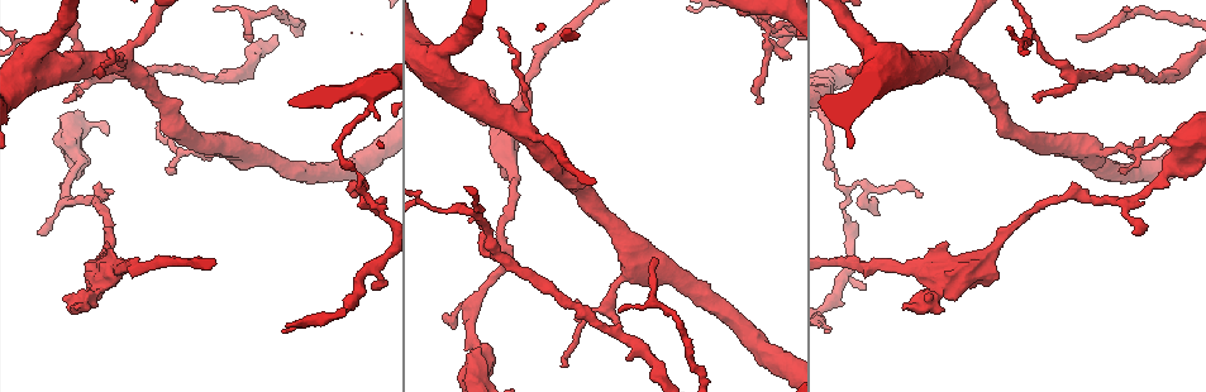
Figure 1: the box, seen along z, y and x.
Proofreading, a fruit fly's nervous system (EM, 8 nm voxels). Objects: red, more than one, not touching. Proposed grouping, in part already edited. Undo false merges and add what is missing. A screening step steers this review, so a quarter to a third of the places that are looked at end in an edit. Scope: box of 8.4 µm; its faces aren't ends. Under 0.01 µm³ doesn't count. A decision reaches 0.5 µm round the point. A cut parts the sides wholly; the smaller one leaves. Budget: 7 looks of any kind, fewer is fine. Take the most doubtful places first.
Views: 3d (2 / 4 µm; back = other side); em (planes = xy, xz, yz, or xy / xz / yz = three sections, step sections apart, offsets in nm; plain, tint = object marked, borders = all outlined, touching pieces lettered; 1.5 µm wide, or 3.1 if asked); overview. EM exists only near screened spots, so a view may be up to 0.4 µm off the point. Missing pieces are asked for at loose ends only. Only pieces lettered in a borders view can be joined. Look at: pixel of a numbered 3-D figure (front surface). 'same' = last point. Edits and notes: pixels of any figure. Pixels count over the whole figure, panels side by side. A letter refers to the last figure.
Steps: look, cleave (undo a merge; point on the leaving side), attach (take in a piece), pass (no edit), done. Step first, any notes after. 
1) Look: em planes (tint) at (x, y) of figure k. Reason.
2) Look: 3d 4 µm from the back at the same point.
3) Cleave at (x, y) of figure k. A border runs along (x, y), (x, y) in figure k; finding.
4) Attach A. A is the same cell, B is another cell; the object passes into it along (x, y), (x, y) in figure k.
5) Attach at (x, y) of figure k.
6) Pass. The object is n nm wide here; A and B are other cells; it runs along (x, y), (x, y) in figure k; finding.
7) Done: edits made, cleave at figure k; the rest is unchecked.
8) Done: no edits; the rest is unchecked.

Look: em planes (tint) at (250, 35) of figure 1. An open end.

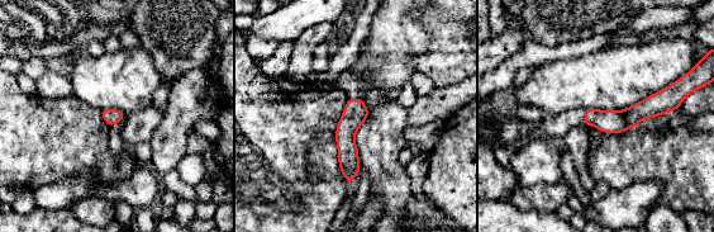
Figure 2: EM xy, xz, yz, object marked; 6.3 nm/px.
Look: em planes (borders) at the same point.

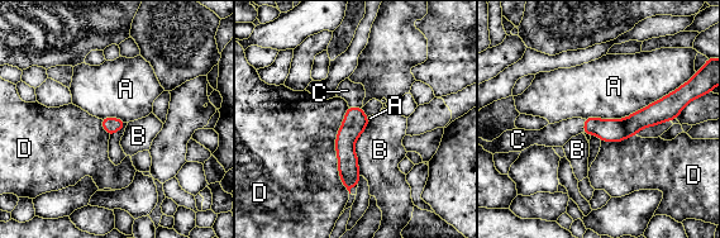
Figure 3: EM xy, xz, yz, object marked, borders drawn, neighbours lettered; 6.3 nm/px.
Attach C. The object is 140 nm wide here; C is the same cell, A, B and D are other cells; the object passes into it along (356, 120), (354, 108), (354, 94) in figure 3; it goes on there.

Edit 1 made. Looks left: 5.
Look: em planes (borders) at (475, 306) of figure 1. Arms part here.

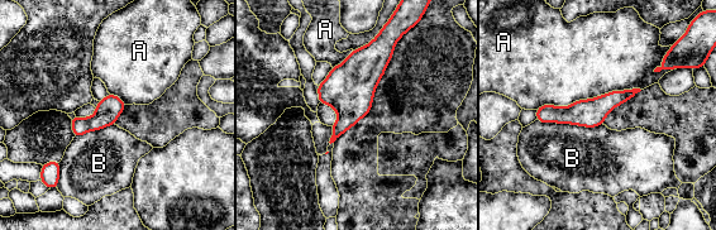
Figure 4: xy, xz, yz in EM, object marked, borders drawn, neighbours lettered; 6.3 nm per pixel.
Pass. The longest contact is with A, 700 nm; A and B are other cells; a border runs along (538, 119), (602, 124) in figure 4; one neuron here.

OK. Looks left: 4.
Look: em planes (borders) at (1119, 169) of figure 1.

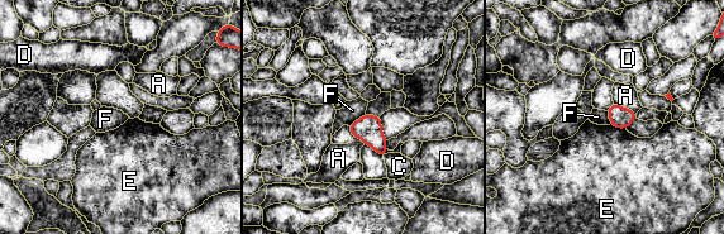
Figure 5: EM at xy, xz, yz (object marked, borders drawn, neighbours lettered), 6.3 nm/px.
Pass. The longest contact is with A, 160 nm; A, C, D, E and F are other cells; no lettered piece goes on from it.

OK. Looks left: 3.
Done: edits made, attach at figure 3; the rest is unchecked.

